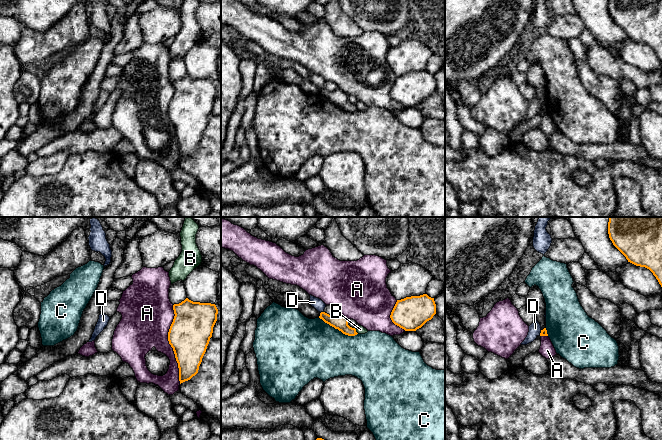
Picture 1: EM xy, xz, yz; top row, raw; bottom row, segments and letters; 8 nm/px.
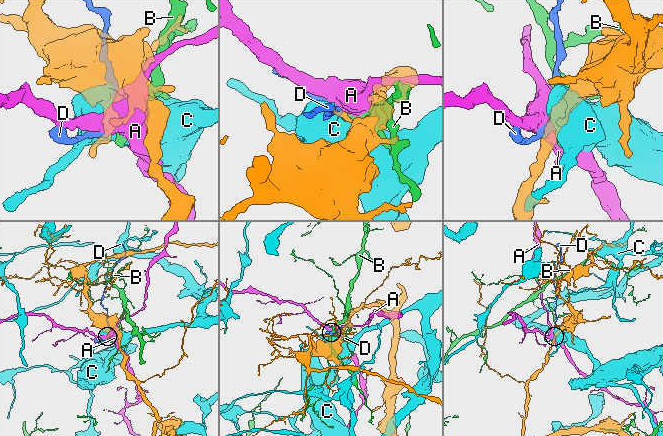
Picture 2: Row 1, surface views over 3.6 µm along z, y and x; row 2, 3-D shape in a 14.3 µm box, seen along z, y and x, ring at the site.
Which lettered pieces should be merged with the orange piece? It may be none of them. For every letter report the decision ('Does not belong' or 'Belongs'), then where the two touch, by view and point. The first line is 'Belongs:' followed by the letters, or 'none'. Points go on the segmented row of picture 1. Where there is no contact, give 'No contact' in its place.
Belongs: none
A: Does not belong. Touches orange at xy (169, 343)
B: Does not belong. Touches orange at xz (355, 331)
C: Does not belong. Touches orange at xz (338, 329)
D: Does not belong. Touches orange at xz (321, 312)

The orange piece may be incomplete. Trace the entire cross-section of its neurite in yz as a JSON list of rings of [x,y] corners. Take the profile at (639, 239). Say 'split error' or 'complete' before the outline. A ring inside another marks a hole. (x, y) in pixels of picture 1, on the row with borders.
complete; [[[609,217],[608,234],[628,262],[649,269],[662,287],[662,217]]]

